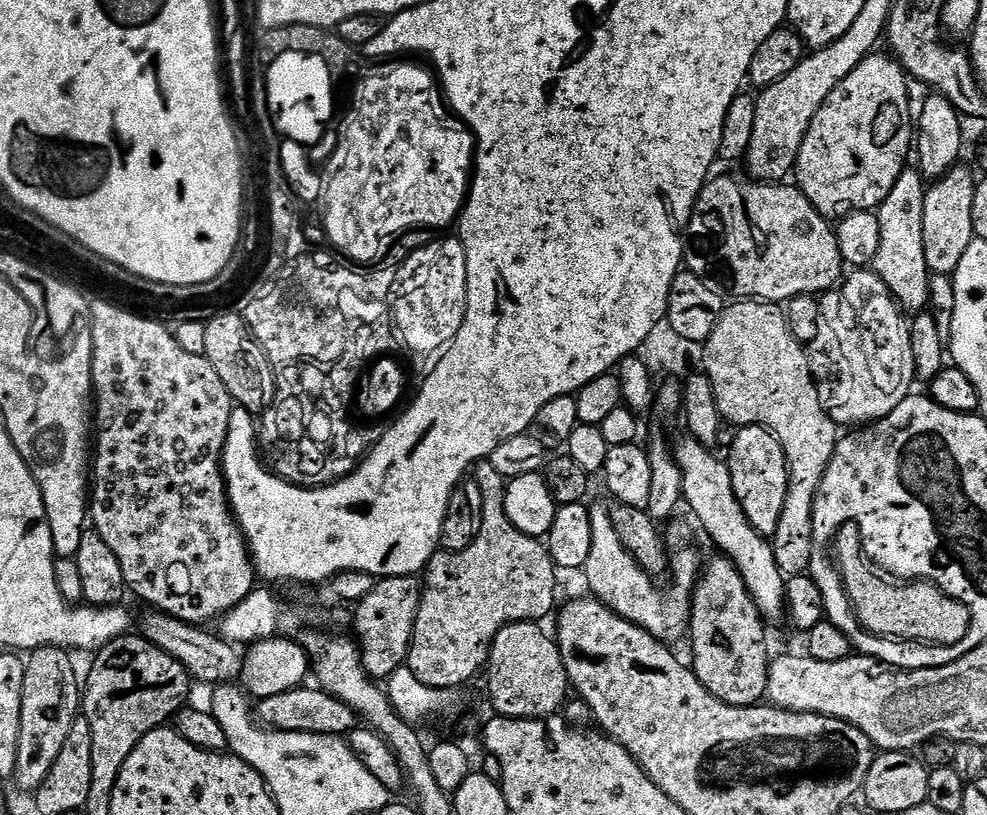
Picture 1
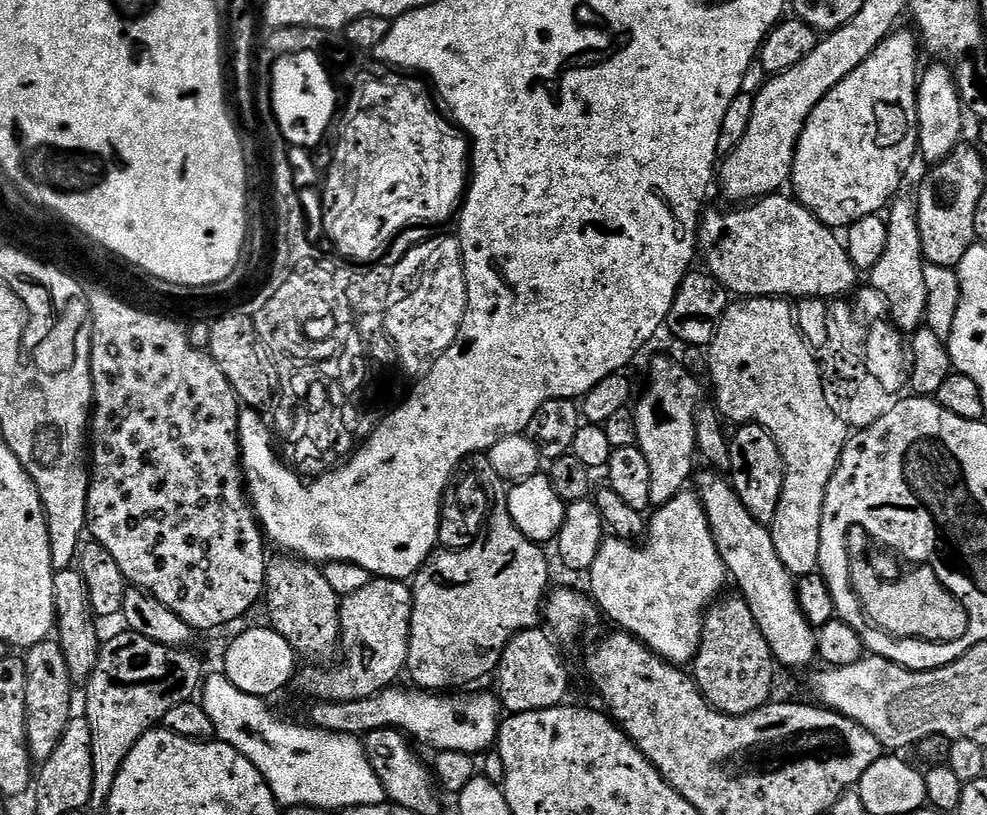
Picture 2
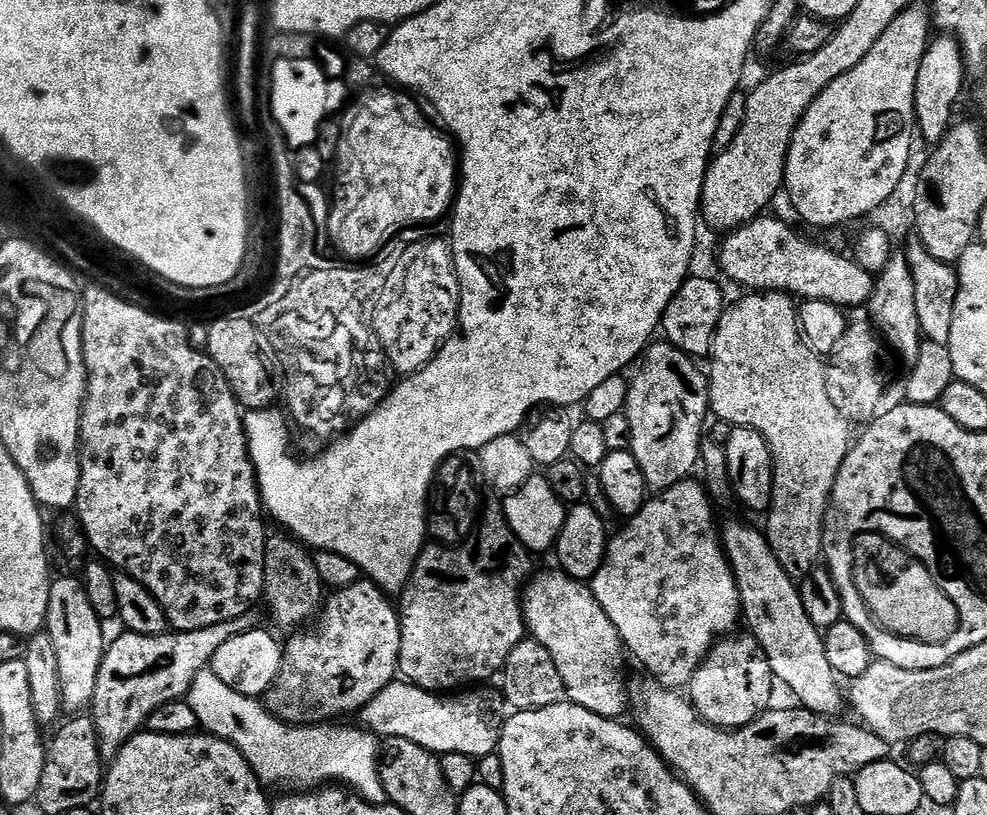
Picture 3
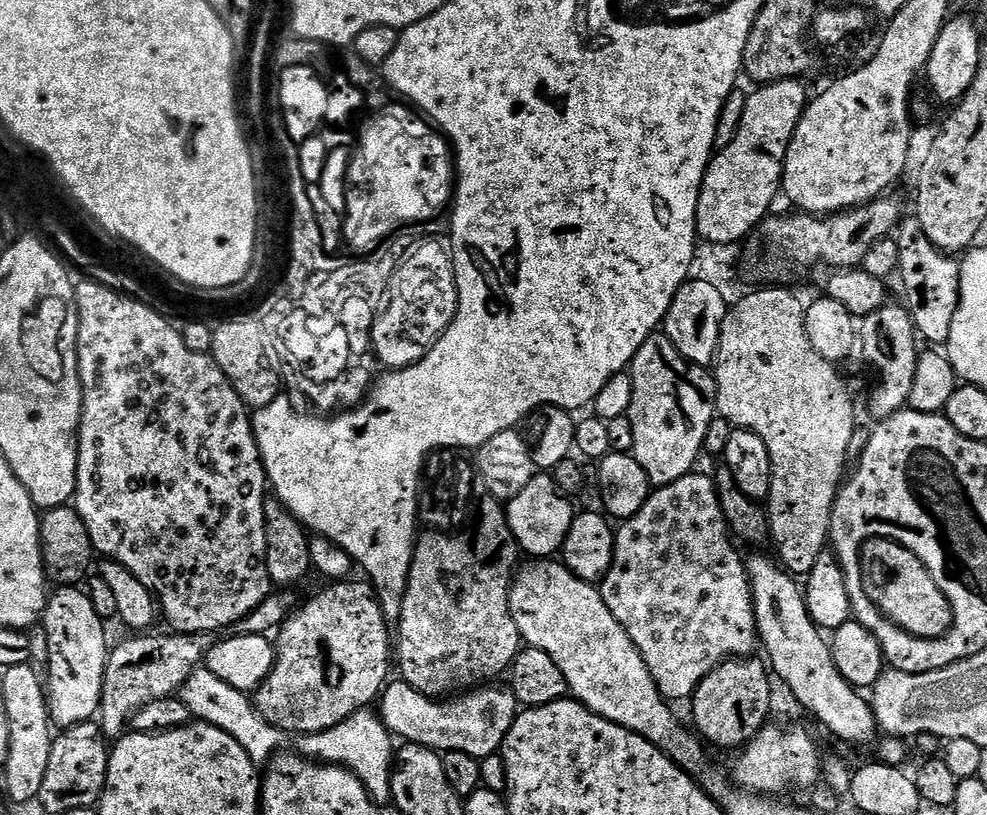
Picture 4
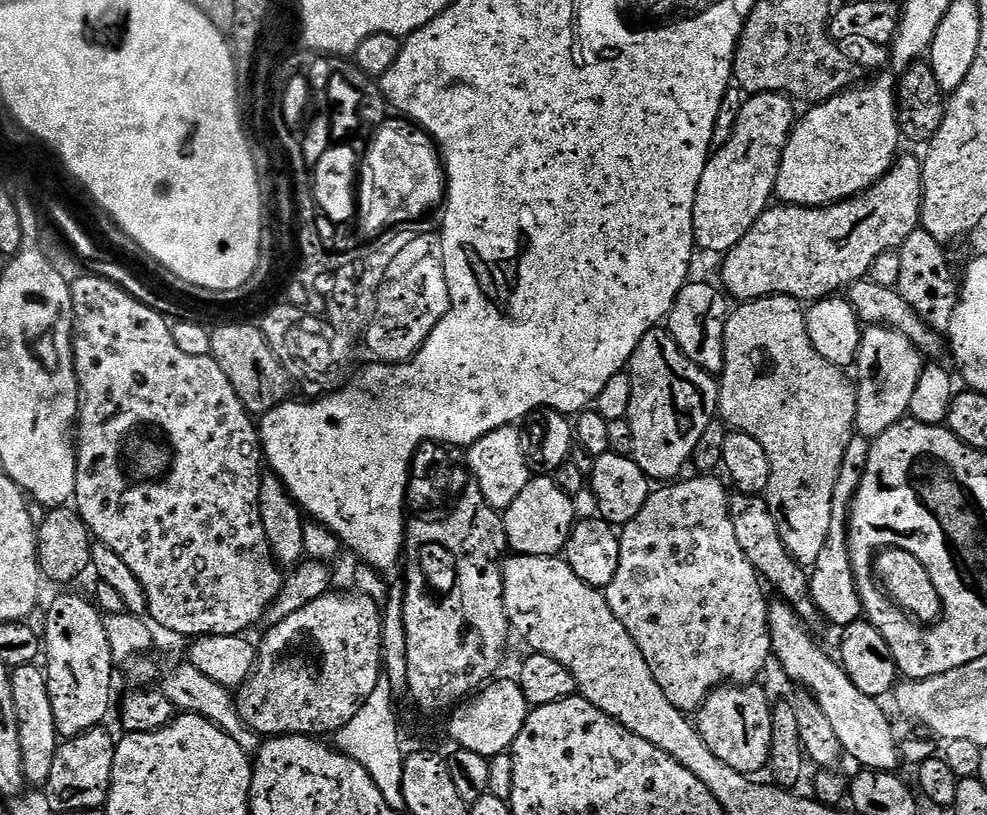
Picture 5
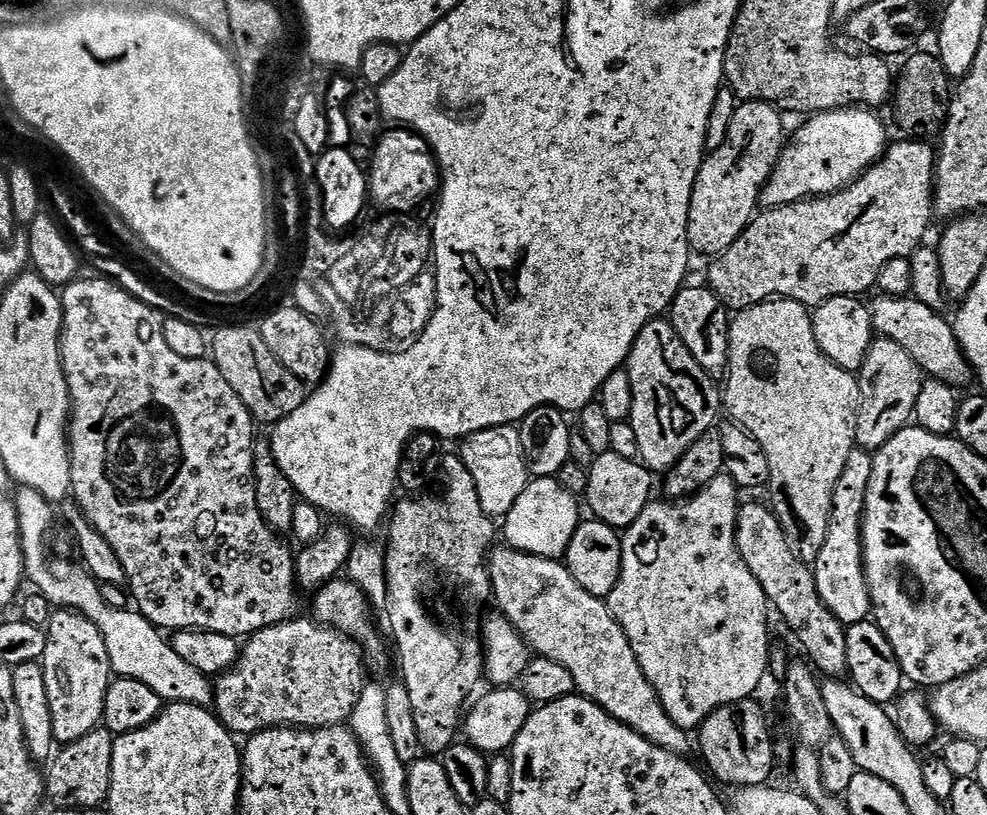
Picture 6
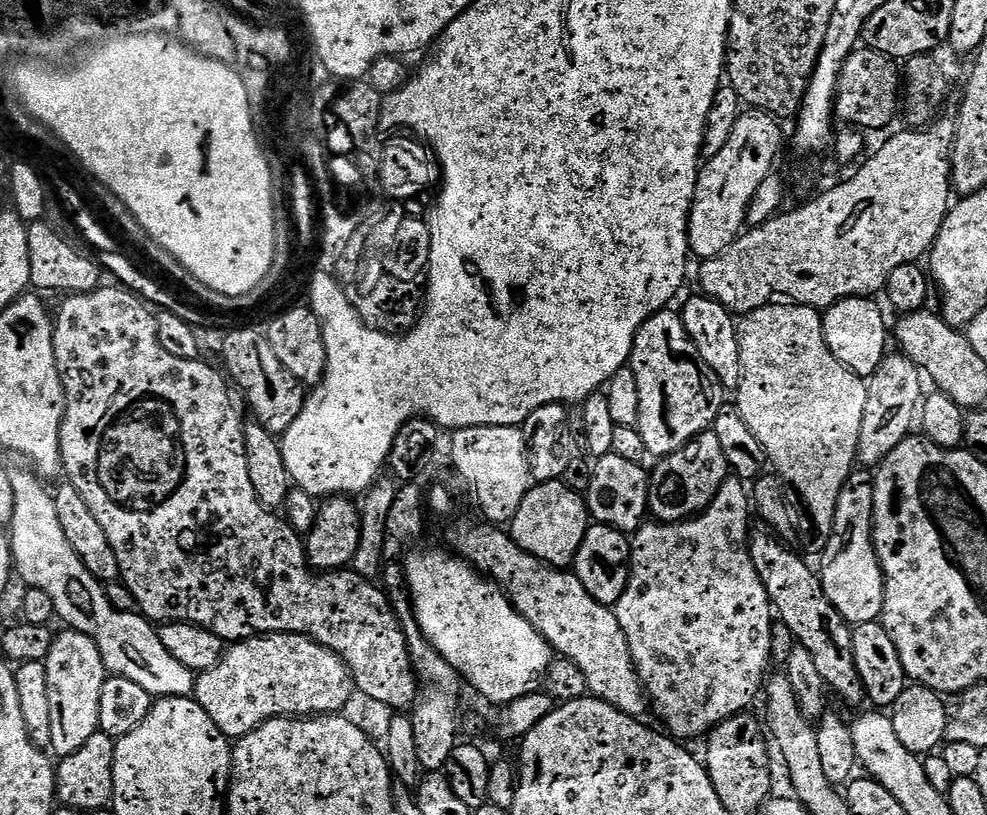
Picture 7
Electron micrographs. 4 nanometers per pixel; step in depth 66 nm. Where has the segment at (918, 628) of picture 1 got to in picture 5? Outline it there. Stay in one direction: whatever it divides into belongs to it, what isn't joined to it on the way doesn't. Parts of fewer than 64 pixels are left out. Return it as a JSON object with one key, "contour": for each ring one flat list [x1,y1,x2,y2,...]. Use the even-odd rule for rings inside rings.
{"contour":[[892,544,868,546,868,560,862,562,862,568,868,570,868,588,874,588,874,600,902,614,912,626,920,630,930,630,932,618,938,610,938,596,930,572,906,550,900,550]]}

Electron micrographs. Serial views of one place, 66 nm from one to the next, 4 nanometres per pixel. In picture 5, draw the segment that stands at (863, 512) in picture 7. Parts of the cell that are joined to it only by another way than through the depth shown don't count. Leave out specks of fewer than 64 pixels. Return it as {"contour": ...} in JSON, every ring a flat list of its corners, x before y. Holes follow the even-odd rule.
{"contour":[[853,433,847,444,846,454,843,455,842,466,839,468,838,481,834,486,834,496,831,499,830,534,826,538,826,546,822,546,822,554,818,554,816,567,811,569,812,600,825,621,837,624,840,630,846,629,854,621,861,619,864,606,860,601,860,594,854,566,852,565,852,551,848,548,848,534,852,503,860,489,861,480,869,464,869,450,871,439,860,433]]}

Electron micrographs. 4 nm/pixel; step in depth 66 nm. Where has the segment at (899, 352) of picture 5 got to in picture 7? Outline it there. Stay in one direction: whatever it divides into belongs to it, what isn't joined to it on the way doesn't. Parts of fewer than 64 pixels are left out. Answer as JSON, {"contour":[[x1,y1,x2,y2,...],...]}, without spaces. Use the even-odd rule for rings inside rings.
{"contour":[[903,354,885,355,882,366,867,377,866,410,862,410,862,430,858,434,856,459,865,469,875,469,913,431,914,421,922,403,920,392,921,369]]}

